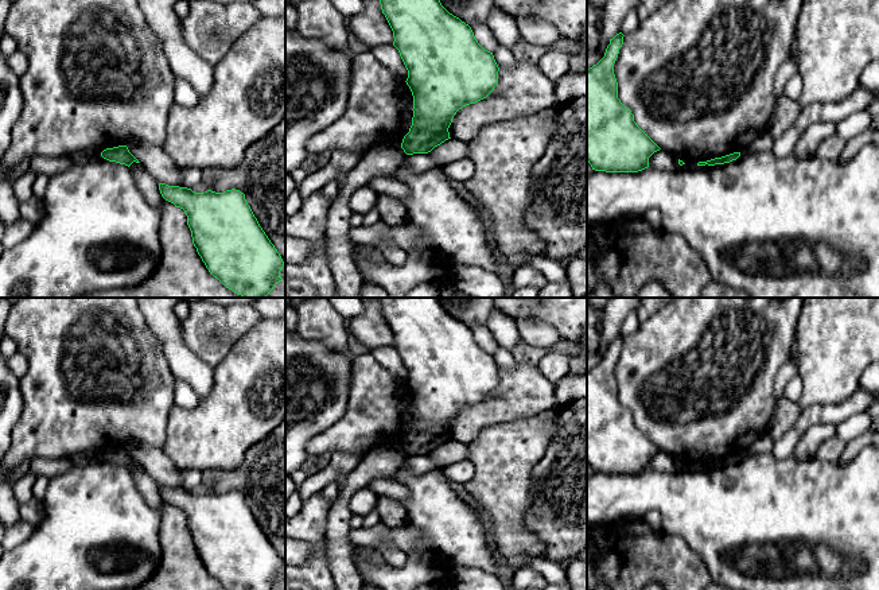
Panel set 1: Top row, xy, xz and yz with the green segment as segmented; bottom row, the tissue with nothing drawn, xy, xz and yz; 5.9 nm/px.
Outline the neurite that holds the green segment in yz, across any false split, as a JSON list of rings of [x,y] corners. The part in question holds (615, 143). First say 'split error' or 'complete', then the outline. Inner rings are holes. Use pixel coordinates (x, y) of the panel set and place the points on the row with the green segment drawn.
complete; [[[623,36],[610,39],[604,57],[587,69],[587,162],[595,171],[638,172],[661,150],[618,98],[614,63]]]

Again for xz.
complete; [[[380,0],[380,4],[393,31],[393,46],[408,70],[405,82],[413,96],[412,125],[402,139],[401,148],[407,155],[428,154],[451,139],[448,128],[459,109],[486,98],[494,90],[498,85],[499,67],[493,53],[478,43],[471,27],[450,13],[440,0]]]

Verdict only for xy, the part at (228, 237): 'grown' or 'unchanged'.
unchanged

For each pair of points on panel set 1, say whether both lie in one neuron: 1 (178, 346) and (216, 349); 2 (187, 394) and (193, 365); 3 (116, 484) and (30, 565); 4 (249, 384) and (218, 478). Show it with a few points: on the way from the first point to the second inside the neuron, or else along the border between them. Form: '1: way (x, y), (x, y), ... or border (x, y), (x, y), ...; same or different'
1: border (179, 321), (182, 341), (213, 367); different
2: border (175, 377), (181, 379), (198, 399); different
3: way (94, 505), (51, 548); same
4: border (247, 450), (237, 466), (205, 469), (201, 473); different

